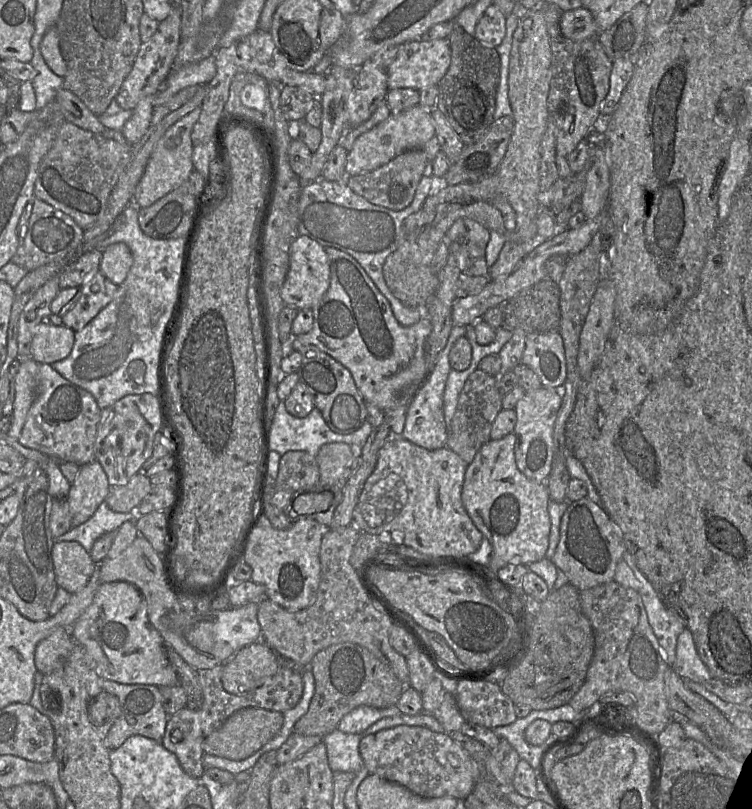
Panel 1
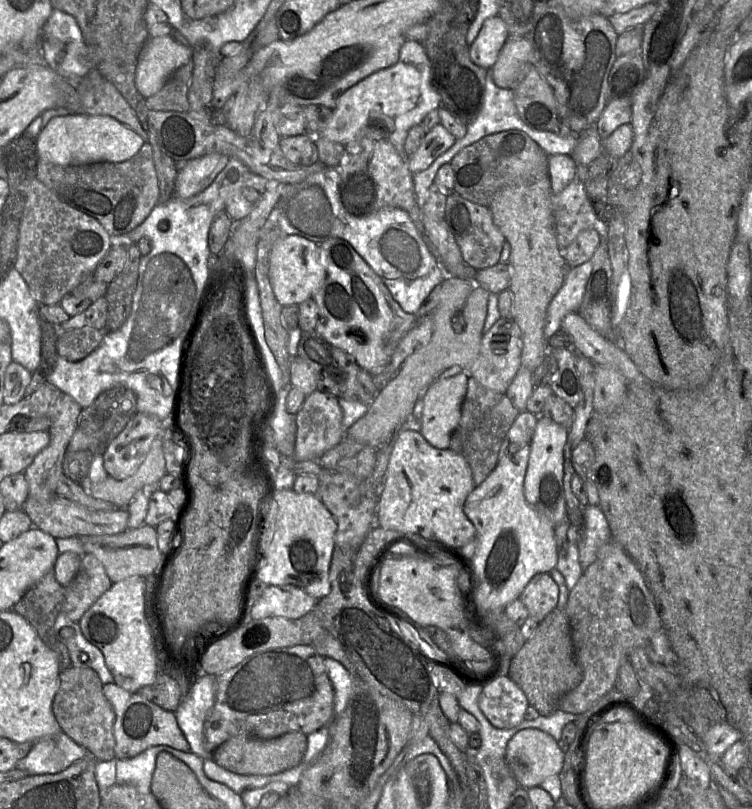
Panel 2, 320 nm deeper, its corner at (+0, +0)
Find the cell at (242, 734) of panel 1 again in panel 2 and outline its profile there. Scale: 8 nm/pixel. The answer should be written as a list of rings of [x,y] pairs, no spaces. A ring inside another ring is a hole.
[[[288,732],[272,739],[259,739],[251,735],[231,737],[212,753],[212,760],[220,767],[240,775],[272,775],[299,765],[307,749],[307,736],[301,732]]]

